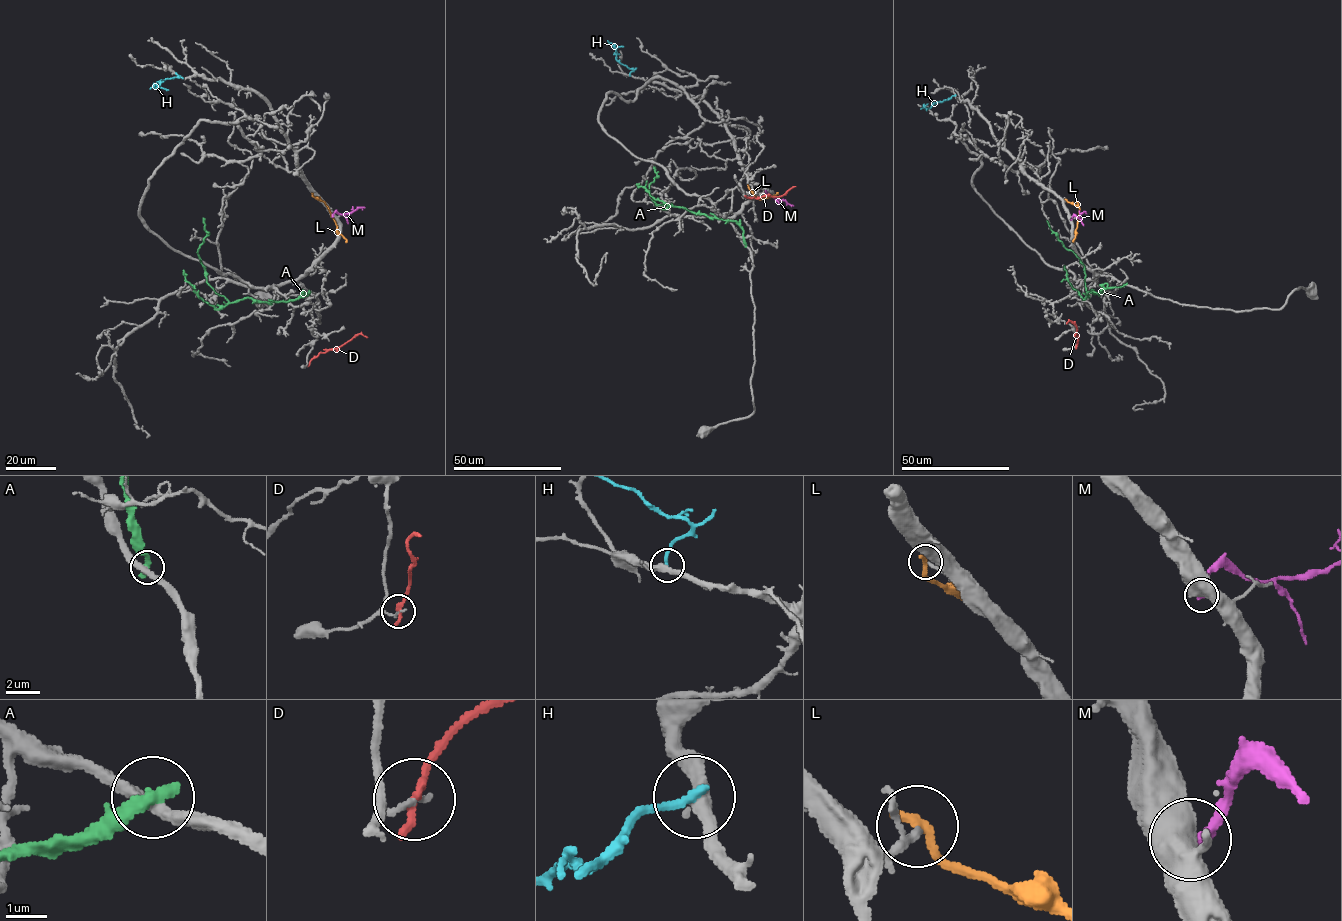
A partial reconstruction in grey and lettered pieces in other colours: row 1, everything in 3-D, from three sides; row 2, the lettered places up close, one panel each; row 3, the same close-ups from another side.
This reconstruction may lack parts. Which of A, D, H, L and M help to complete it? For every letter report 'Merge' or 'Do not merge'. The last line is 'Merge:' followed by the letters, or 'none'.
A: Do not merge
D: Do not merge
H: Do not merge
L: Do not merge
M: Do not merge
Merge: none

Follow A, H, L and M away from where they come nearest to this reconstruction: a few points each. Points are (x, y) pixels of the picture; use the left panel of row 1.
A: (310, 291), (286, 301), (246, 297), (230, 302), (219, 295), (207, 282), (197, 253), (207, 232), (204, 218)
H: (175, 73), (179, 76), (160, 81), (159, 88), (150, 88)
L: (312, 194), (328, 209), (345, 242)
M: (332, 216), (335, 212), (348, 214), (365, 208)

